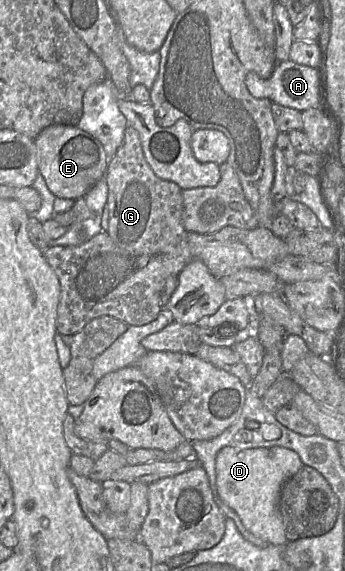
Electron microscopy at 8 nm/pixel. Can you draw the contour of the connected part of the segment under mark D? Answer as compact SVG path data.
M223 447L216 456L216 487L219 498L240 518L244 527L253 535L272 545L285 545L288 540L285 534L282 515L279 510L279 499L284 483L304 466L299 455L283 447L249 448Z

